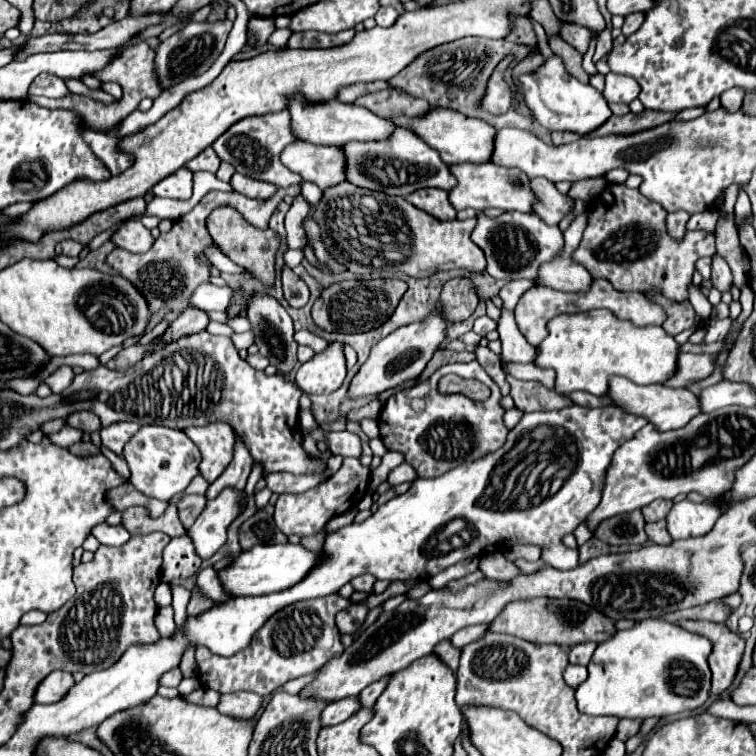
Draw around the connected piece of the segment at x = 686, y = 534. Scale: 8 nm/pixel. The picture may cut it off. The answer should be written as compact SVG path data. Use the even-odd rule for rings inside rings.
M689 500L677 502L667 516L667 530L673 536L673 540L703 536L717 522L719 510L721 510L721 502L717 500L703 504L695 504Z

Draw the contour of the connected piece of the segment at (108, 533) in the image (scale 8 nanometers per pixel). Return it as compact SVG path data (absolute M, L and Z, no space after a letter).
M119 524L119 526L97 526L97 528L93 530L93 536L95 536L101 544L105 544L105 546L121 546L121 544L125 544L125 540L131 538L129 532L125 532L125 530L121 528L121 524Z

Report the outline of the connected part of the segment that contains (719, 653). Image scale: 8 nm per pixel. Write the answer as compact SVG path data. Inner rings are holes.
M679 620L677 624L689 632L701 634L711 640L713 644L713 652L709 654L709 668L713 672L711 692L719 696L731 686L737 674L737 666L743 656L745 640L739 634L731 632L725 624L701 622L701 620Z

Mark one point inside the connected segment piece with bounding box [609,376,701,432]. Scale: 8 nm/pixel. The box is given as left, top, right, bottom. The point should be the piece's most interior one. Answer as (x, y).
(668, 408)

